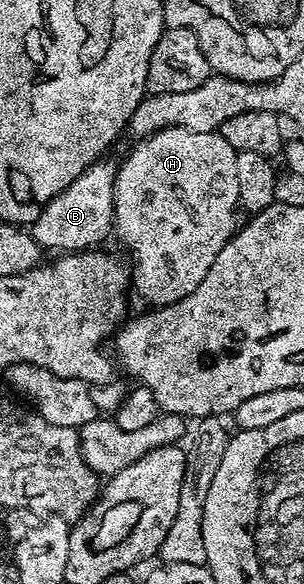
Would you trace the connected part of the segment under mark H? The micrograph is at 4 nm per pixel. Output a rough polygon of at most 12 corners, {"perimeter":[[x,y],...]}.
{"perimeter":[[220,131],[138,139],[115,182],[135,292],[174,304],[235,235]]}

